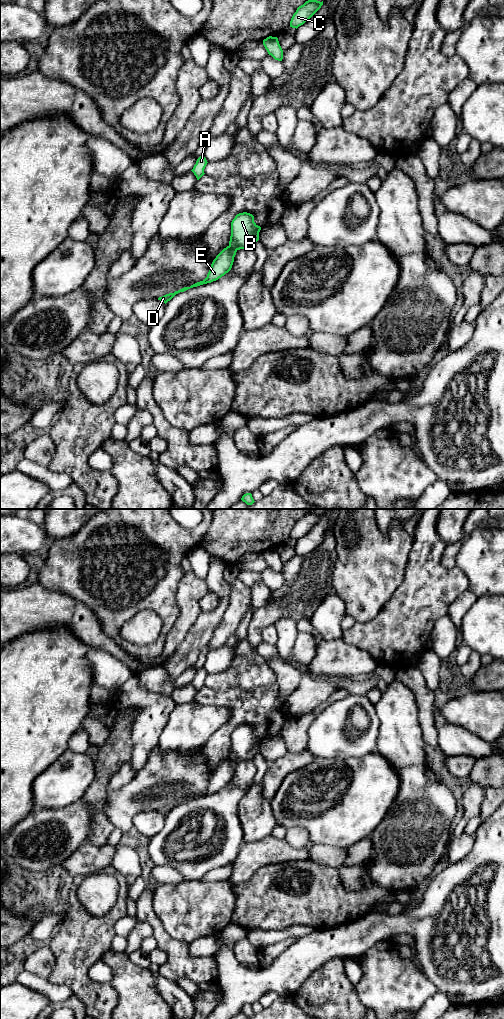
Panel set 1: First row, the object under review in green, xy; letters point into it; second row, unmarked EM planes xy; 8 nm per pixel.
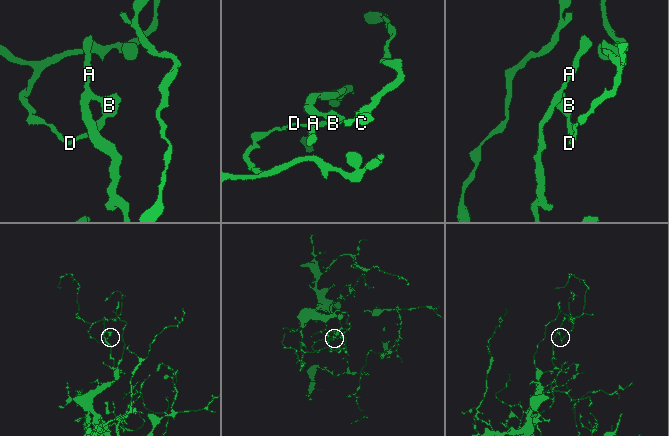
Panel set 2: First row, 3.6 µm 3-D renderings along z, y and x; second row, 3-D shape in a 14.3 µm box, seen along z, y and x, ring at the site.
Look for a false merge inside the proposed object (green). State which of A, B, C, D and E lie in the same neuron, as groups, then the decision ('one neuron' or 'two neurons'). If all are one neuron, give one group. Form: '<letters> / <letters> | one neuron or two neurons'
A B C / D E | two neurons

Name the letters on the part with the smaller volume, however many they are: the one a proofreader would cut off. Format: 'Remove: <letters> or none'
Remove: D, E

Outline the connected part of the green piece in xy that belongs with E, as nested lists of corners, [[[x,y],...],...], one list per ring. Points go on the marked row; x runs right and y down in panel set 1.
[[[227,246],[213,260],[210,270],[207,274],[207,277],[203,281],[197,282],[191,285],[190,287],[184,287],[178,291],[175,291],[174,293],[166,294],[162,297],[159,297],[158,300],[166,304],[176,294],[180,292],[184,292],[190,288],[197,287],[197,286],[207,284],[207,283],[211,283],[213,281],[218,280],[219,278],[221,278],[222,276],[224,276],[226,273],[228,273],[231,270],[236,252],[237,250],[231,248],[230,246]]]

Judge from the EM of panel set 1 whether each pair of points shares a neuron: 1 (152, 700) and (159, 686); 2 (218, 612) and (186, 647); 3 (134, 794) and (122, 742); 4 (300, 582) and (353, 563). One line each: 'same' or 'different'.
1: different
2: same
3: different
4: different

